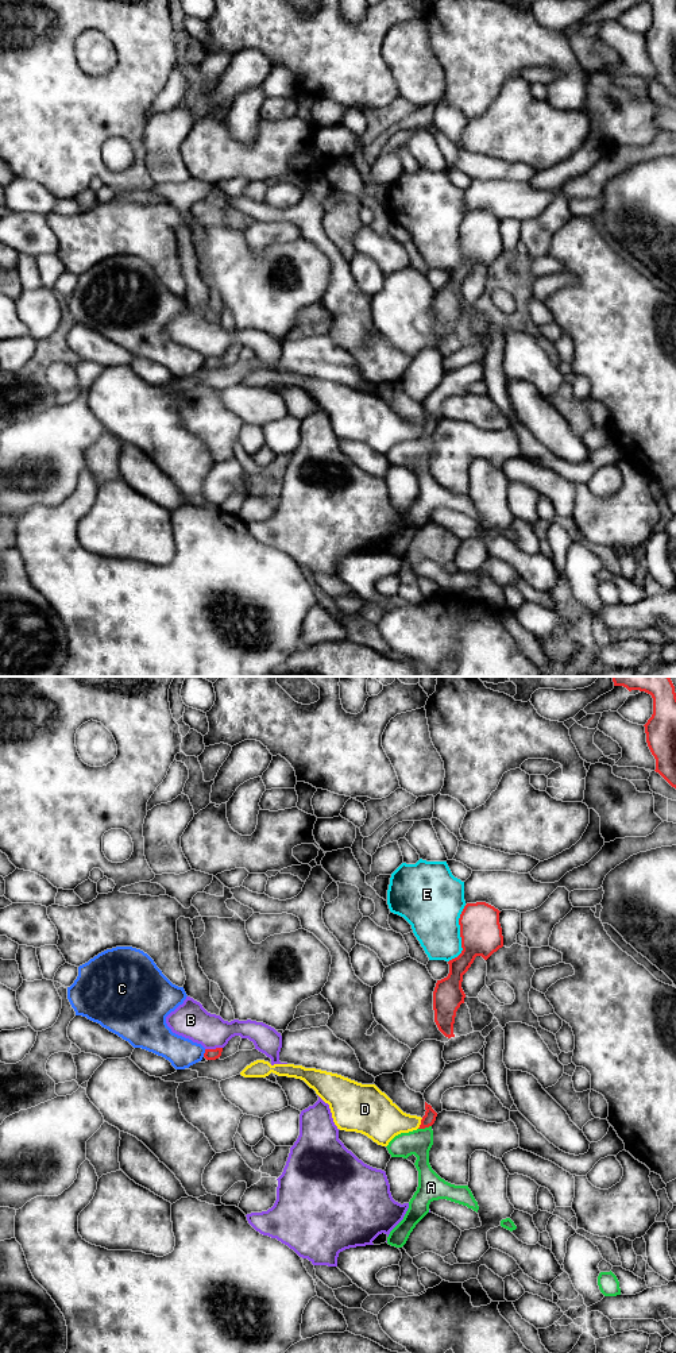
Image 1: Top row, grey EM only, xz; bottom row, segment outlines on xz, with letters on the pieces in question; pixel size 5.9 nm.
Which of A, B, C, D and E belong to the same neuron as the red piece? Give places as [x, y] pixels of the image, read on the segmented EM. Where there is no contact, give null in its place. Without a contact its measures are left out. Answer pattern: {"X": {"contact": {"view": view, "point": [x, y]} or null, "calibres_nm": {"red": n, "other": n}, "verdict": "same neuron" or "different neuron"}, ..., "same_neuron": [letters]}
{"A": {"contact": {"view": "xz", "point": [424, 1128]}, "calibres_nm": {"red": 80, "other": 160}, "verdict": "different neuron"}, "B": {"contact": {"view": "xz", "point": [213, 1049]}, "calibres_nm": {"red": 60, "other": 220}, "verdict": "different neuron"}, "C": {"contact": {"view": "xz", "point": [204, 1053]}, "calibres_nm": {"red": 60, "other": 180}, "verdict": "different neuron"}, "D": {"contact": {"view": "xz", "point": [421, 1124]}, "calibres_nm": {"red": 80, "other": 260}, "verdict": "different neuron"}, "E": {"contact": {"view": "xz", "point": [460, 935]}, "calibres_nm": {"red": 240, "other": 360}, "verdict": "different neuron"}, "same_neuron": []}

